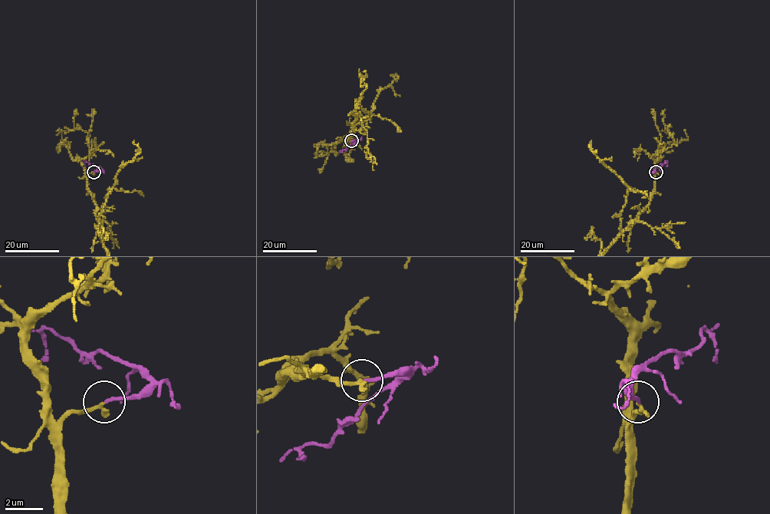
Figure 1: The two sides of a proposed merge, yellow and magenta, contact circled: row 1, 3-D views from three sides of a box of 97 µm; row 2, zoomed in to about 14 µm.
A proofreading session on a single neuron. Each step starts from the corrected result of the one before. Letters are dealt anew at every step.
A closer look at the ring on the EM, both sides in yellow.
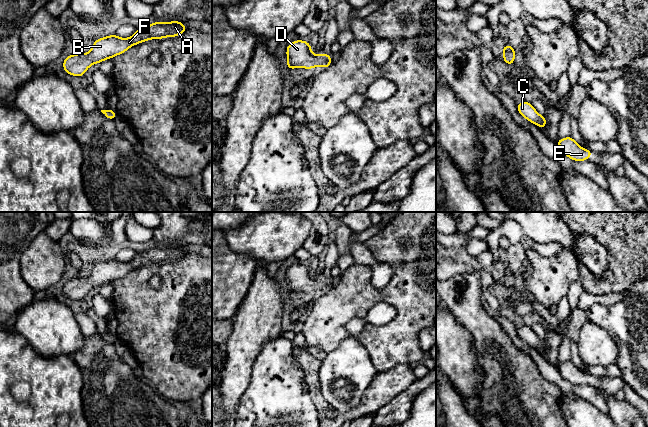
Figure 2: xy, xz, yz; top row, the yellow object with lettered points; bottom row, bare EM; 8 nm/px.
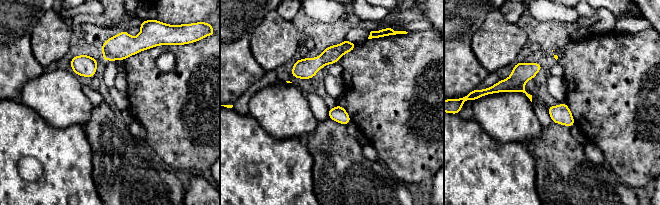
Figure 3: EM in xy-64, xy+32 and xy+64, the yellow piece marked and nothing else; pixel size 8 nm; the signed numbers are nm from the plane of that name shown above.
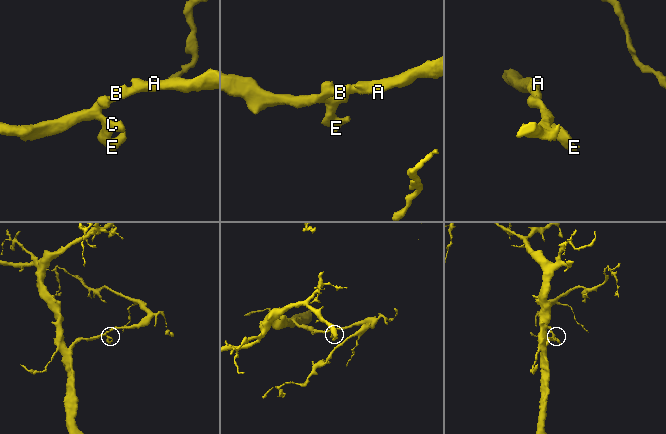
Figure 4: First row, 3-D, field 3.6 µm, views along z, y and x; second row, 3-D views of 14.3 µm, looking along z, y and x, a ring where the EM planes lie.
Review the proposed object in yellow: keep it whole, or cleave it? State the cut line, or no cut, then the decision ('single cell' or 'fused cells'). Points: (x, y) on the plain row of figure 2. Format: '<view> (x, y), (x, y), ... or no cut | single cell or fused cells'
no cut | single cell

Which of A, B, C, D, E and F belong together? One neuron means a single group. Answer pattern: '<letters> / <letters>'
A B C D E F

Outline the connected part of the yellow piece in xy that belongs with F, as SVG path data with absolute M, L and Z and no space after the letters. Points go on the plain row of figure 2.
M156 245L146 251L136 253L129 262L120 262L116 258L96 263L88 277L74 277L63 283L63 294L72 300L83 301L84 297L93 288L99 288L125 277L129 272L151 263L177 261L188 252L180 245Z

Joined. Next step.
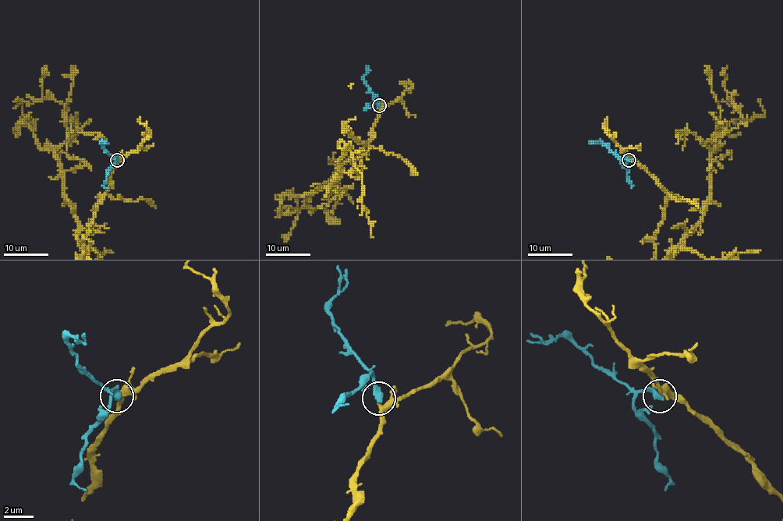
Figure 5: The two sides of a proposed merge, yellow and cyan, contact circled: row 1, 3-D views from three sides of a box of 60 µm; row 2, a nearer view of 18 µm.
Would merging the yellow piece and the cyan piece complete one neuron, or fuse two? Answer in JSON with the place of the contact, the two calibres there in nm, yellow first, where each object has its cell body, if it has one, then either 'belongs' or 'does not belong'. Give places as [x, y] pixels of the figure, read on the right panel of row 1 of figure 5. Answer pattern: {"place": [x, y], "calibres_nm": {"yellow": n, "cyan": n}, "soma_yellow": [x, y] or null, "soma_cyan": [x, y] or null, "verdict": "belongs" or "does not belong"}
{"place": [628, 160], "calibres_nm": {"yellow": 240, "cyan": 440}, "soma_yellow": null, "soma_cyan": null, "verdict": "belongs"}

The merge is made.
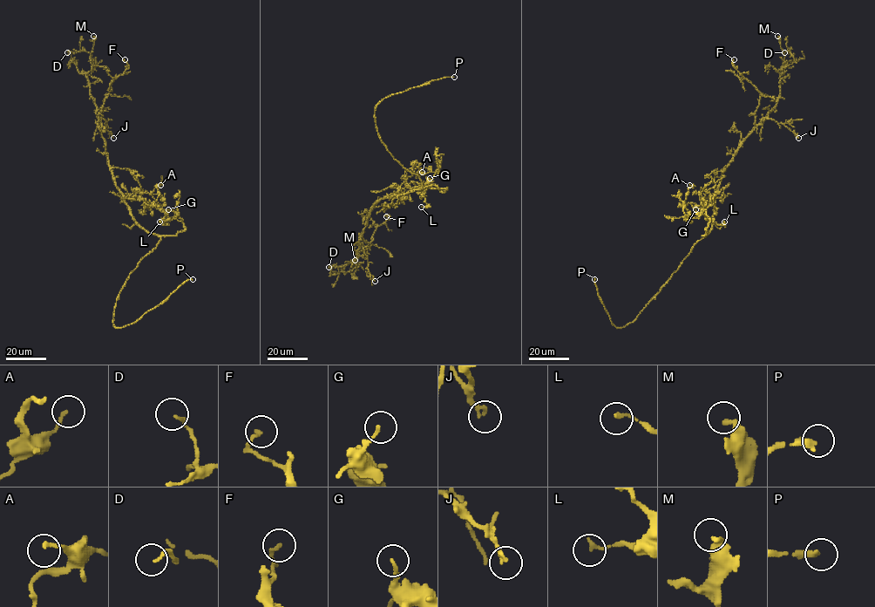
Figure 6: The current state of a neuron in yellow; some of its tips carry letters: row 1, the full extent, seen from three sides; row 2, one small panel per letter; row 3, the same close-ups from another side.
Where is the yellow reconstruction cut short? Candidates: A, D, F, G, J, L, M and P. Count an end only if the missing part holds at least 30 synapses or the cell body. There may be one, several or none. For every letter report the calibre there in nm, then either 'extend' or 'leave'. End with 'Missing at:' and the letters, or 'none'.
A: 170 nm thick; leave
D: 110 nm thick; leave
F: 150 nm thick; leave
G: 130 nm thick; leave
J: 180 nm thick; leave
L: 180 nm thick; leave
M: 280 nm thick; leave
P: 320 nm thick; extend
Missing at: P

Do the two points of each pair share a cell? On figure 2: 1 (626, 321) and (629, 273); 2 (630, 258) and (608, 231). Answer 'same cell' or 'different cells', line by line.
1: different cells
2: same cell

